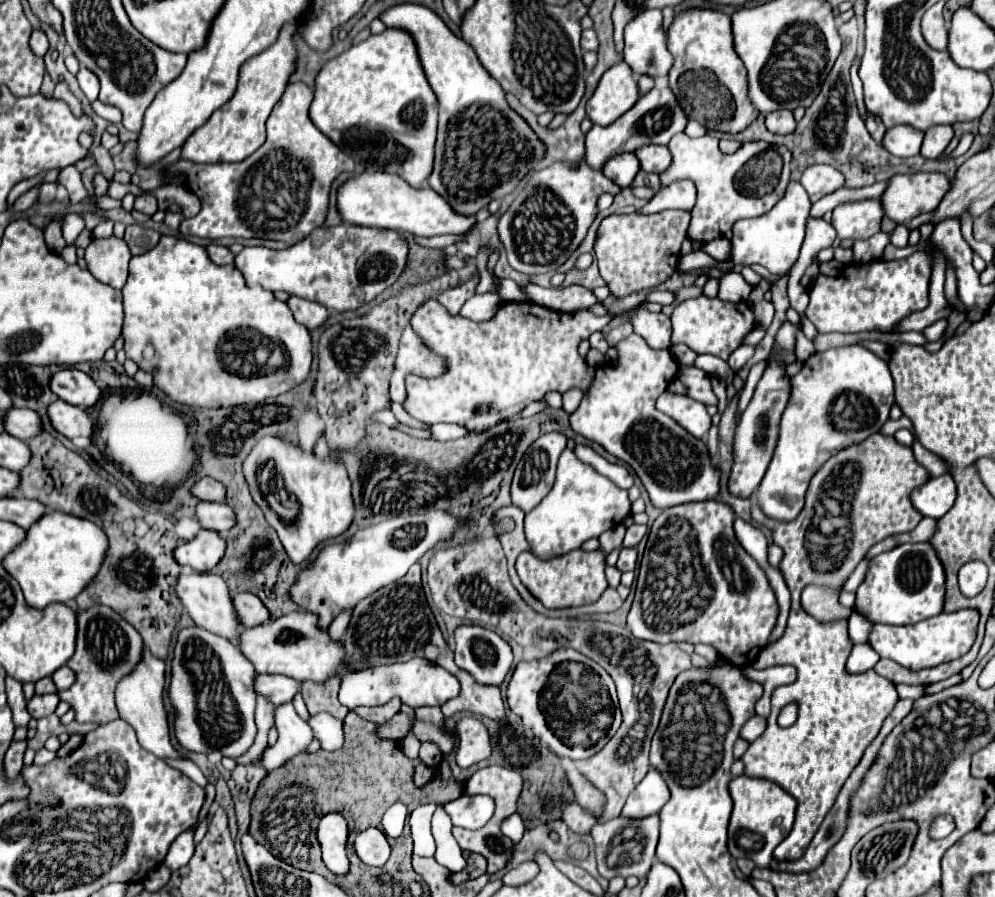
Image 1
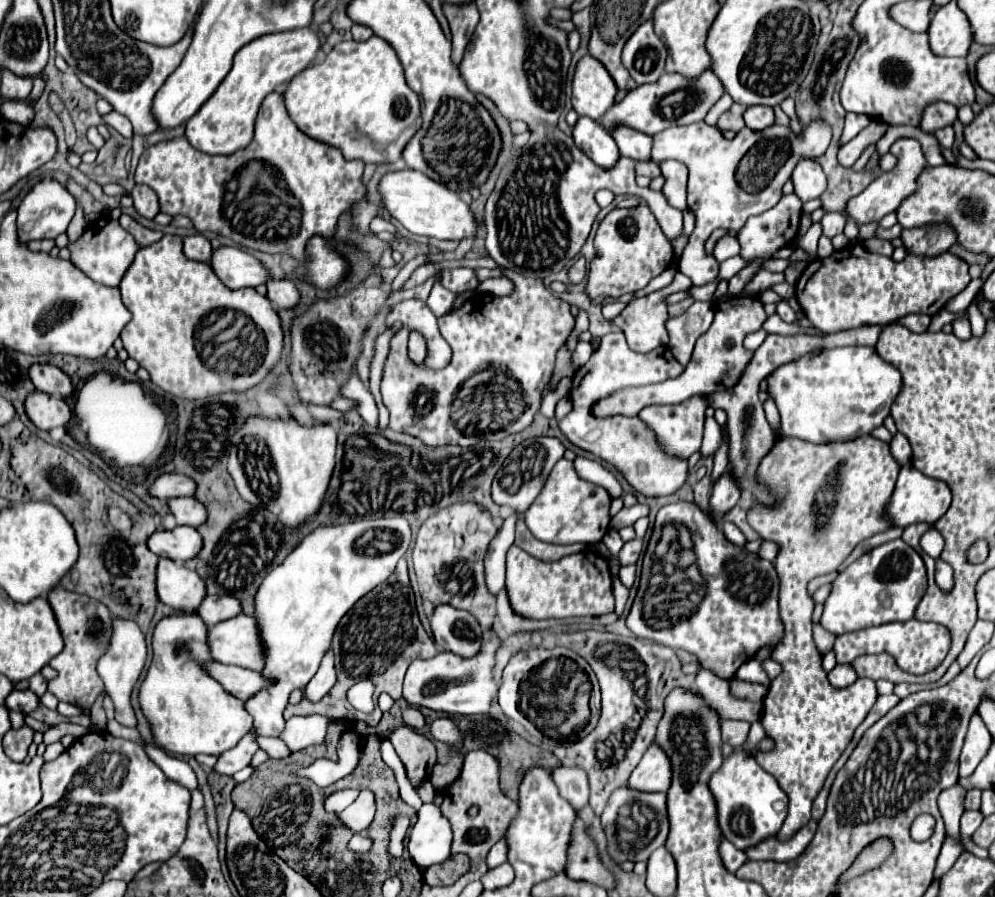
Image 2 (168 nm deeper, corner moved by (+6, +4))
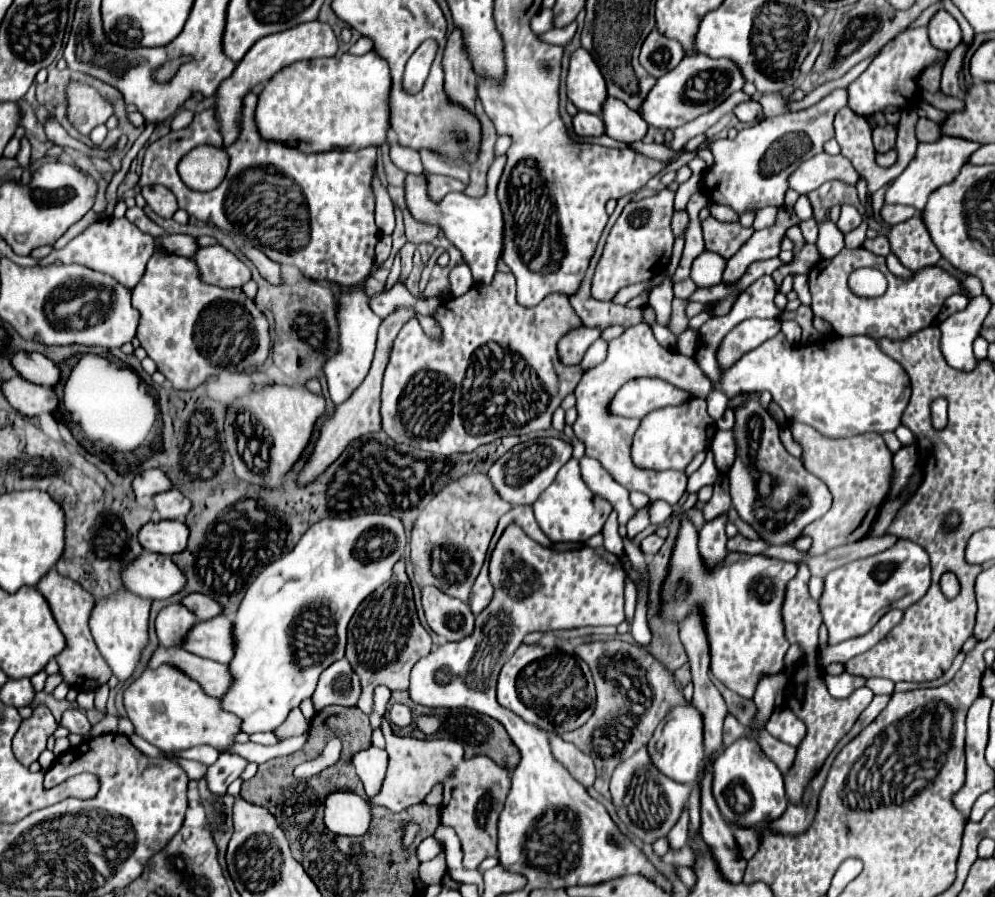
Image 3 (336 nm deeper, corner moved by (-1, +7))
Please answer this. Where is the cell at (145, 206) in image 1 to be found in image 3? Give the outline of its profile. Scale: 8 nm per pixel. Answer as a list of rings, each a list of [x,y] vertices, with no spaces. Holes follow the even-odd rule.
[[[143,186],[141,194],[145,196],[147,204],[163,218],[171,218],[177,212],[177,198],[165,186]]]

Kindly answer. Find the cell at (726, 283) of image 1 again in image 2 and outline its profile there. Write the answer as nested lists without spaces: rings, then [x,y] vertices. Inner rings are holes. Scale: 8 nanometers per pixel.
[[[698,121],[686,127],[670,127],[656,133],[652,139],[652,161],[656,165],[676,159],[690,171],[688,209],[696,215],[696,227],[678,261],[678,271],[690,277],[694,285],[708,285],[718,279],[718,261],[706,255],[706,239],[716,229],[740,229],[748,217],[770,209],[782,197],[782,187],[796,167],[798,157],[822,155],[830,145],[832,131],[828,125],[818,125],[818,121],[806,127],[800,135],[794,135],[784,125],[772,125],[762,131],[744,127],[732,141],[728,141],[716,127]]]

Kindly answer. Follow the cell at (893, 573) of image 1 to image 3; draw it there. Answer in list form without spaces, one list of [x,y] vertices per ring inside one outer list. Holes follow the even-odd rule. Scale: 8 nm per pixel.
[[[897,540],[897,544],[887,552],[881,552],[873,558],[853,560],[841,568],[831,570],[825,576],[825,588],[819,598],[819,610],[829,632],[829,644],[833,646],[869,632],[873,628],[873,622],[877,622],[885,610],[905,610],[913,602],[921,600],[929,584],[929,556],[921,546],[909,540]]]

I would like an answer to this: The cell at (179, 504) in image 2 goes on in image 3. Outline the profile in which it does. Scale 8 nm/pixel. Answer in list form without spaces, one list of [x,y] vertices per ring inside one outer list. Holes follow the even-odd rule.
[[[167,490],[153,496],[155,512],[165,520],[185,520],[185,514],[189,510],[189,500],[177,490]]]

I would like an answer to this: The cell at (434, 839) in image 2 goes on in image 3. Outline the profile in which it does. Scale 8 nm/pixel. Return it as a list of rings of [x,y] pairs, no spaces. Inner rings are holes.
[[[429,836],[425,838],[419,846],[417,846],[417,858],[421,862],[427,862],[427,860],[433,860],[437,854],[441,852],[441,846],[439,846],[439,840],[435,836]]]

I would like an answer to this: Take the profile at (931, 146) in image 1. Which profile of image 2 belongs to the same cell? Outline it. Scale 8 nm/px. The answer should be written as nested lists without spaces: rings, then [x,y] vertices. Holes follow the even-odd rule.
[[[938,103],[938,105],[928,105],[924,109],[920,127],[926,133],[934,133],[934,131],[944,129],[948,125],[954,125],[954,121],[956,121],[956,109],[954,109],[954,105]]]

